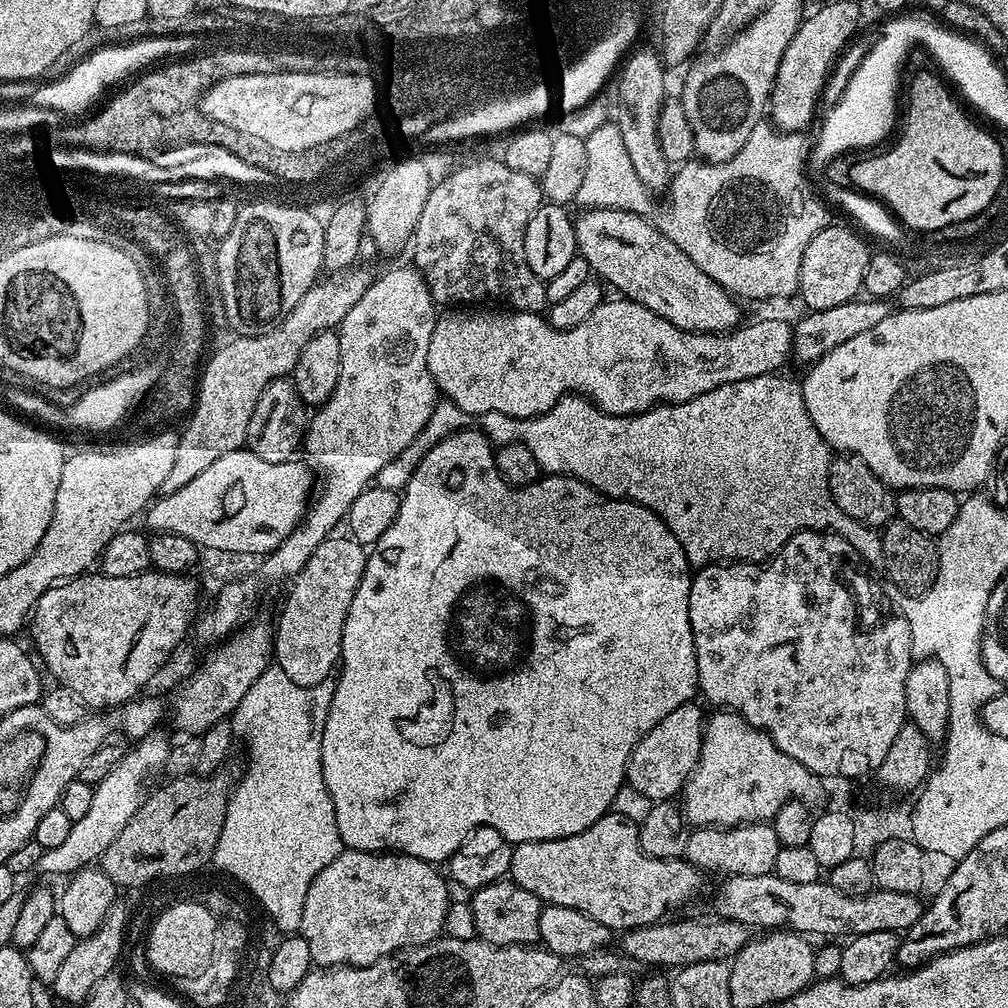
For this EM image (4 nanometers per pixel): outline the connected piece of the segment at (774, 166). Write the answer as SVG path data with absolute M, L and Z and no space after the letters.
M762 122L758 126L754 126L750 138L746 138L746 146L742 146L742 150L738 150L738 154L734 154L734 158L730 158L721 164L685 163L681 167L684 169L673 175L666 189L668 209L660 217L655 217L656 227L662 230L662 234L666 234L666 238L670 238L670 242L674 242L674 246L678 246L678 250L682 250L686 254L686 258L690 258L690 262L694 262L694 266L698 266L698 270L710 274L710 278L714 278L714 282L721 284L726 291L732 293L733 297L739 298L741 301L776 300L779 296L795 297L800 290L802 254L806 254L806 246L810 246L810 238L814 238L814 234L818 234L823 228L829 227L828 212L824 209L823 202L812 193L812 188L808 185L807 178L804 177L806 161L810 156L810 144L809 141L804 141L804 138L806 138L804 132L782 132L768 122Z

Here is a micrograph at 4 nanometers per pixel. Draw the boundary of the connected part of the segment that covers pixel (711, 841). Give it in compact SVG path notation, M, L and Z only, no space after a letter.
M771 823L738 824L735 828L693 827L686 838L683 859L705 874L717 872L720 878L730 876L757 876L773 874L774 861L781 848L778 834L774 834Z

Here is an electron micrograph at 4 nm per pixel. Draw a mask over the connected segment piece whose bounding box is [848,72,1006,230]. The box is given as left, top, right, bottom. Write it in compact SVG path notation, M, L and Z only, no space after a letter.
M920 72L913 78L912 85L908 88L908 117L905 120L903 117L904 133L901 134L900 141L881 156L865 155L868 157L858 161L848 172L852 179L851 187L856 192L887 205L891 215L895 219L897 216L908 230L912 226L937 228L948 224L948 220L967 218L968 212L984 208L984 204L988 204L988 196L995 196L1000 184L1006 180L1004 152L1000 149L999 142L986 129L979 128L960 109L961 101L954 95L953 89L937 76L932 72Z

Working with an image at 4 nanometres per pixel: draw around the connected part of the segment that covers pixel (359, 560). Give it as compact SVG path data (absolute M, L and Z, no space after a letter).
M333 534L324 540L310 554L310 562L302 566L302 570L291 581L292 589L284 600L284 609L280 617L274 620L274 664L287 674L298 686L314 686L318 682L329 679L337 671L342 650L342 630L346 626L346 614L350 610L350 602L354 602L354 594L358 590L358 582L362 582L362 574L366 570L368 552L365 545L352 539L351 535Z

